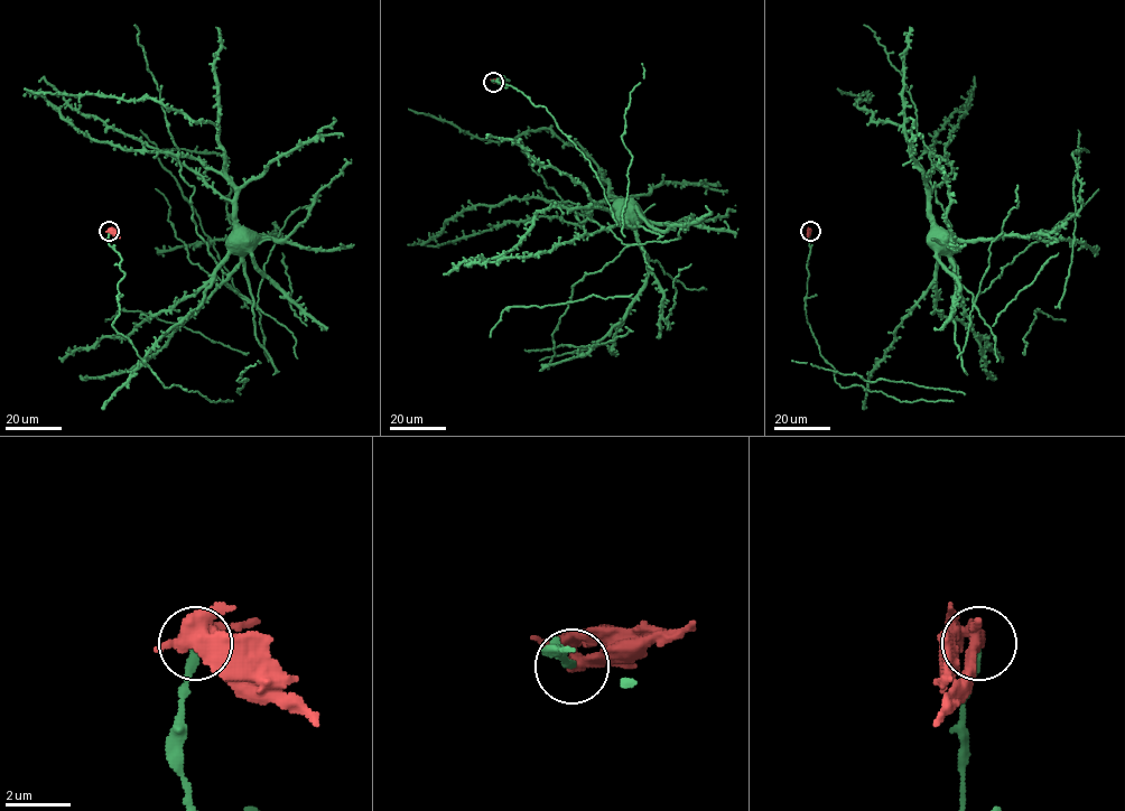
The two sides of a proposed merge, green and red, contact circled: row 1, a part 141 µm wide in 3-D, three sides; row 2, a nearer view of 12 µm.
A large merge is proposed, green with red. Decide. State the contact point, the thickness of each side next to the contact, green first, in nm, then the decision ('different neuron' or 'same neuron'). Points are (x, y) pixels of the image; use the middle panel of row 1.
place (493, 82); calibres 240 and 360 nm; different neuron

